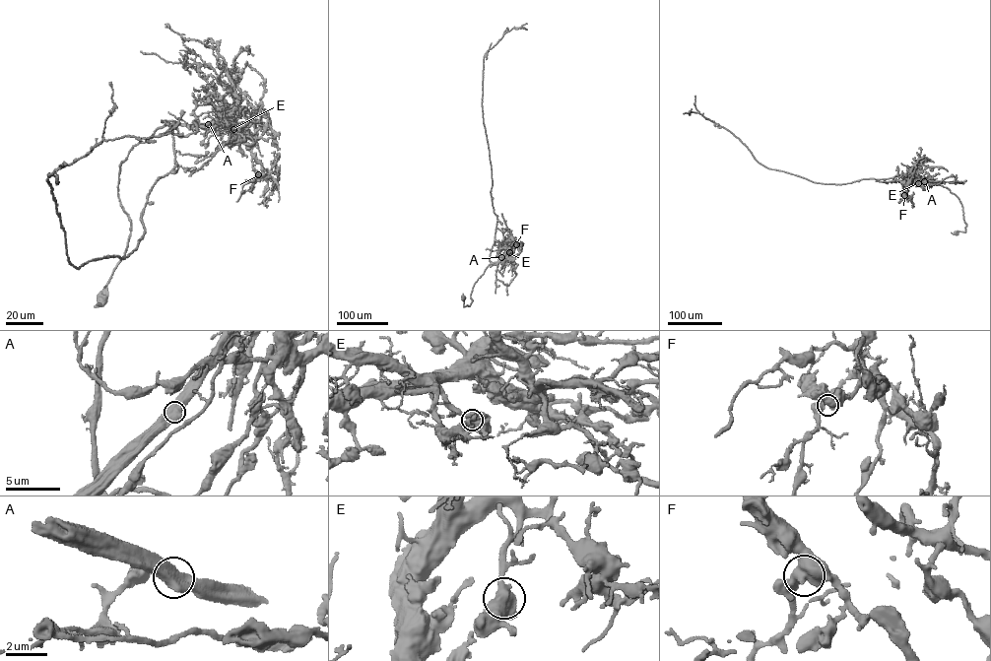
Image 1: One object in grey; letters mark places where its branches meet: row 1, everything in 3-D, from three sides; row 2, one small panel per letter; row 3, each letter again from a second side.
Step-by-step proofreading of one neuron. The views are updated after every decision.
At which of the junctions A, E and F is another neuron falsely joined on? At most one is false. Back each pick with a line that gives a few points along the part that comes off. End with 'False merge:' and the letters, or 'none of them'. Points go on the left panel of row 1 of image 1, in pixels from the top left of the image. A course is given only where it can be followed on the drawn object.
False merge: none of them

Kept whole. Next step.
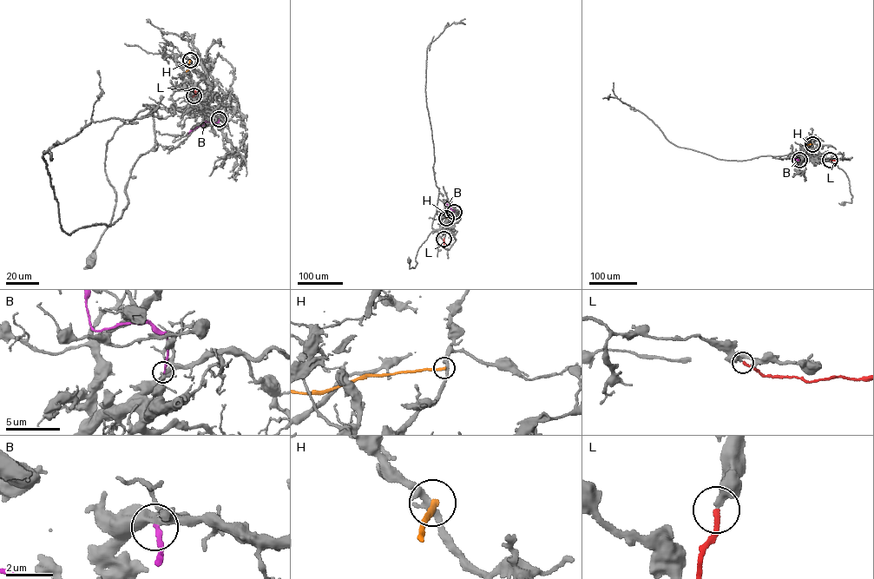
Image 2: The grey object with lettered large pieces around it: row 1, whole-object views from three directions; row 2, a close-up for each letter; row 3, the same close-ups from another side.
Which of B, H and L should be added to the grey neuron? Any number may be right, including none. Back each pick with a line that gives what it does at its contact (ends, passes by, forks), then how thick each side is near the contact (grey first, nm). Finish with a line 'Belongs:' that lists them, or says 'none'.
L: it ends there; 320 nm thick on the grey side, 240 nm on the other
Belongs: L

